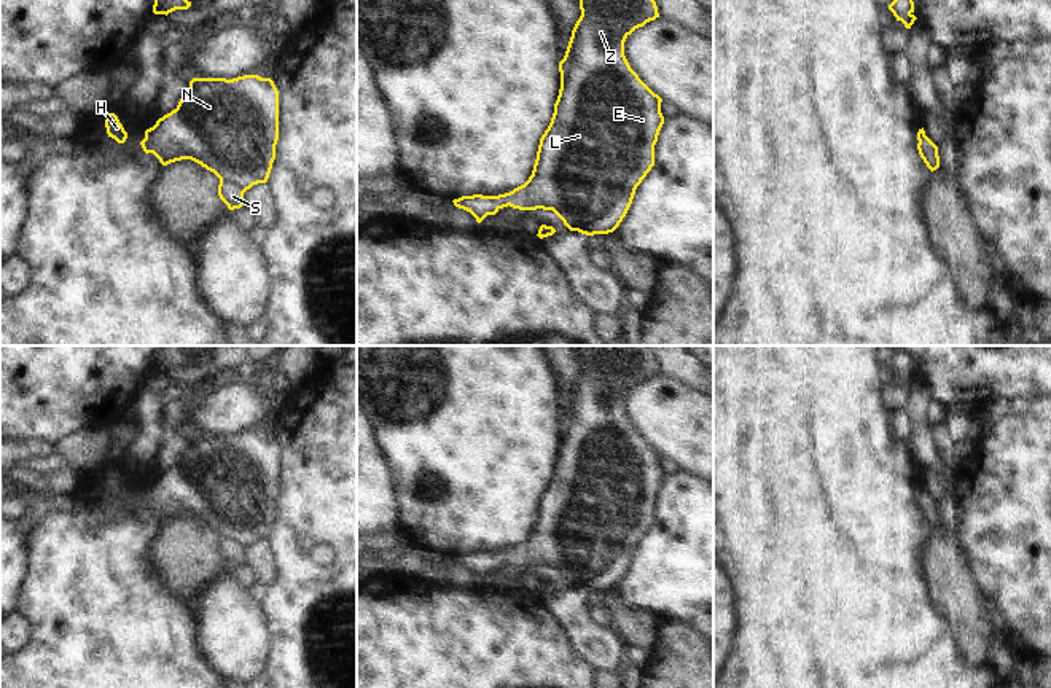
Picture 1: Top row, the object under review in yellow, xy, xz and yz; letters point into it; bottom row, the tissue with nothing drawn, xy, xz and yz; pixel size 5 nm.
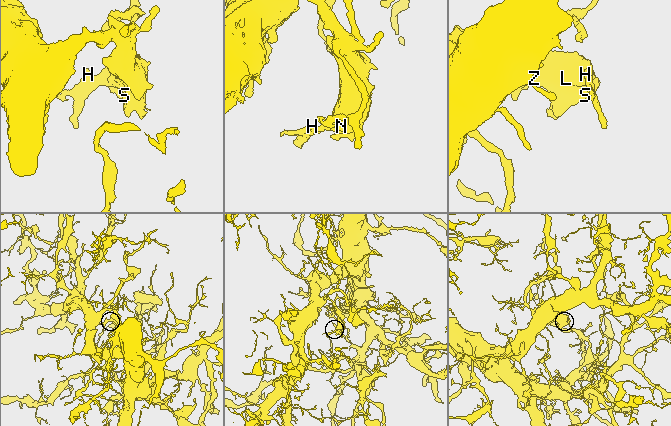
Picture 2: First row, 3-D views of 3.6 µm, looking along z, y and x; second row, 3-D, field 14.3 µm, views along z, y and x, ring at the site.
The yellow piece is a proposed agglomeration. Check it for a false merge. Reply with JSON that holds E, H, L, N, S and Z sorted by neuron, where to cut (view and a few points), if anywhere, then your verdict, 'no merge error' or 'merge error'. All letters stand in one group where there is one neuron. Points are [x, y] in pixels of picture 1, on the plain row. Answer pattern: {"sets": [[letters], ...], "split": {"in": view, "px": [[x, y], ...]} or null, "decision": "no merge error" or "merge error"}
{"sets": [["E", "H", "L", "N", "S", "Z"]], "split": null, "decision": "no merge error"}

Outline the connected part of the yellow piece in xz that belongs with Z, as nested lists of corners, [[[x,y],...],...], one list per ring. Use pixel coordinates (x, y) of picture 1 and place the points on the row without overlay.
[[[575,346],[575,350],[581,373],[559,419],[561,446],[532,532],[505,551],[452,557],[478,580],[510,562],[553,567],[570,588],[586,592],[608,591],[619,583],[637,543],[654,522],[654,502],[664,481],[662,455],[631,425],[624,398],[635,385],[659,374],[656,358],[645,346]]]

